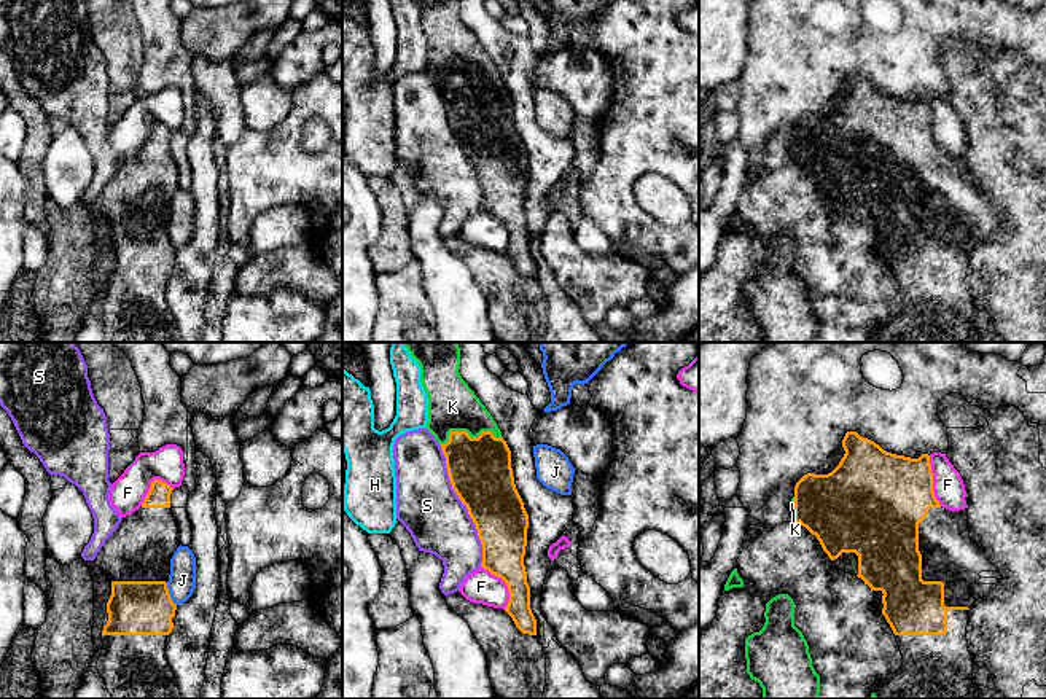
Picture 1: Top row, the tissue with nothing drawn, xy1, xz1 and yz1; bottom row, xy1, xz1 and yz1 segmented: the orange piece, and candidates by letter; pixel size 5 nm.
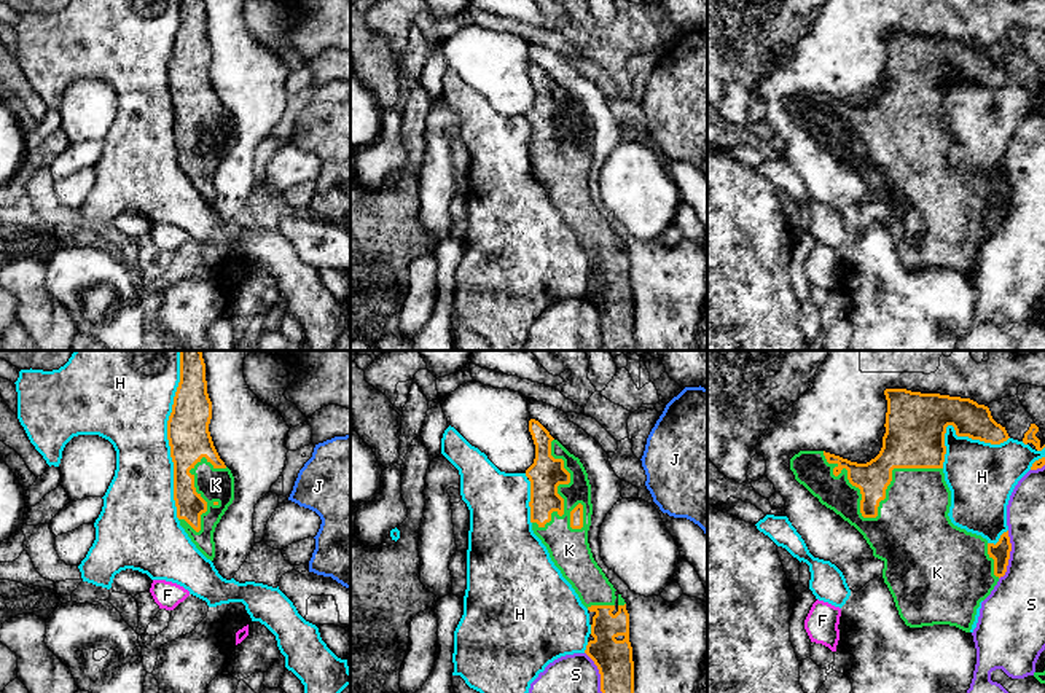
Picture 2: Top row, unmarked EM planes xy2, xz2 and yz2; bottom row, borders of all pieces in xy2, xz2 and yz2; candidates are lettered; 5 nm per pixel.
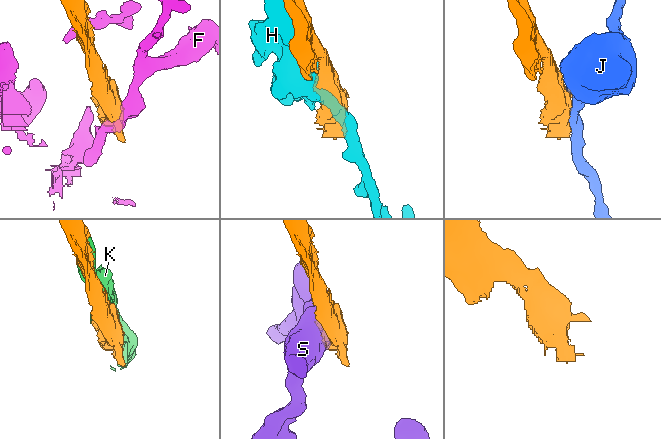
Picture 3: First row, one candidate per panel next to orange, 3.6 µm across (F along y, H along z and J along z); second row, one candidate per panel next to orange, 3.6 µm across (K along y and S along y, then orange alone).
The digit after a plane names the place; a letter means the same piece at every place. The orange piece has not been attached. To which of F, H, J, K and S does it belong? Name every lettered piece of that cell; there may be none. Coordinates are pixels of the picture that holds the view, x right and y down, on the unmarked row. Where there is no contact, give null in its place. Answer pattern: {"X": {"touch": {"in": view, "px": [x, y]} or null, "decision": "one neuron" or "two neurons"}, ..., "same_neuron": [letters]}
{"F": {"touch": {"in": "xz1", "px": [507, 228]}, "decision": "two neurons"}, "H": {"touch": {"in": "xy2", "px": [168, 82]}, "decision": "two neurons"}, "J": {"touch": {"in": "xy1", "px": [169, 238]}, "decision": "two neurons"}, "K": {"touch": {"in": "yz2", "px": [875, 160]}, "decision": "one neuron"}, "S": {"touch": {"in": "xz1", "px": [465, 148]}, "decision": "two neurons"}, "same_neuron": ["K"]}

